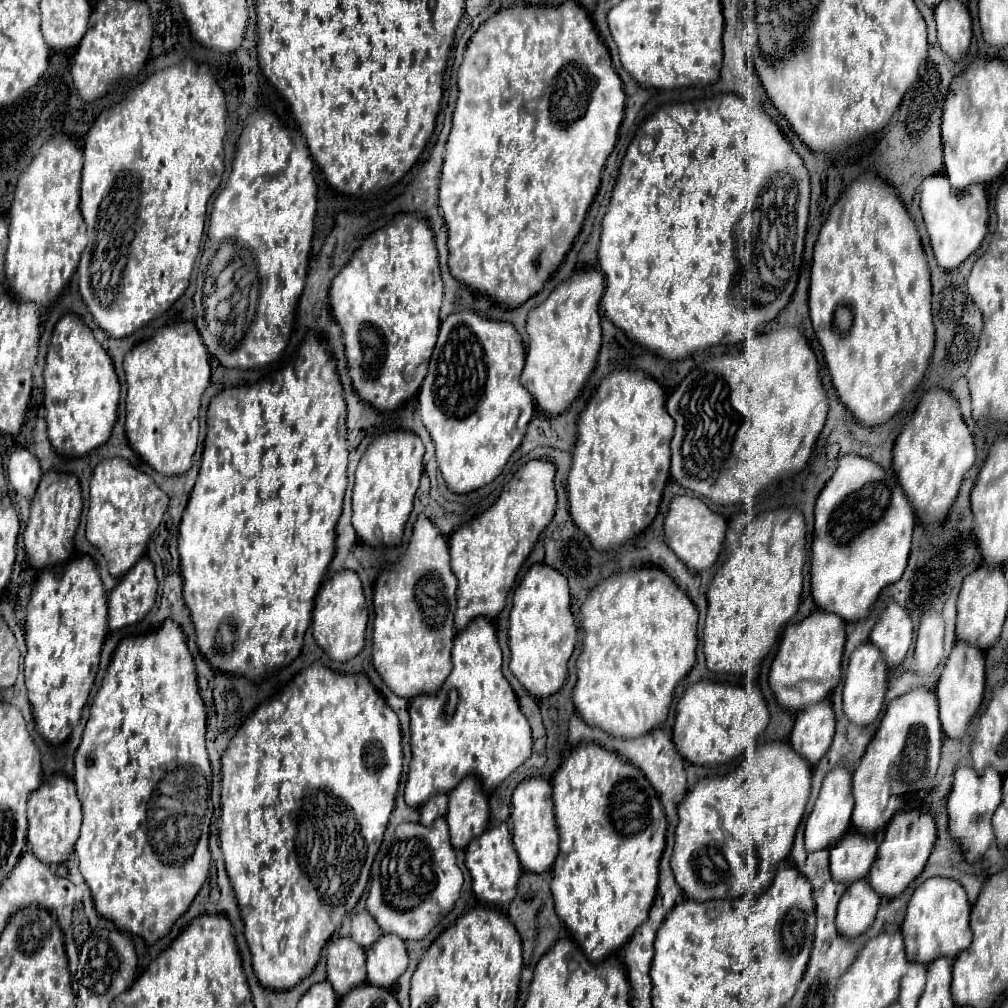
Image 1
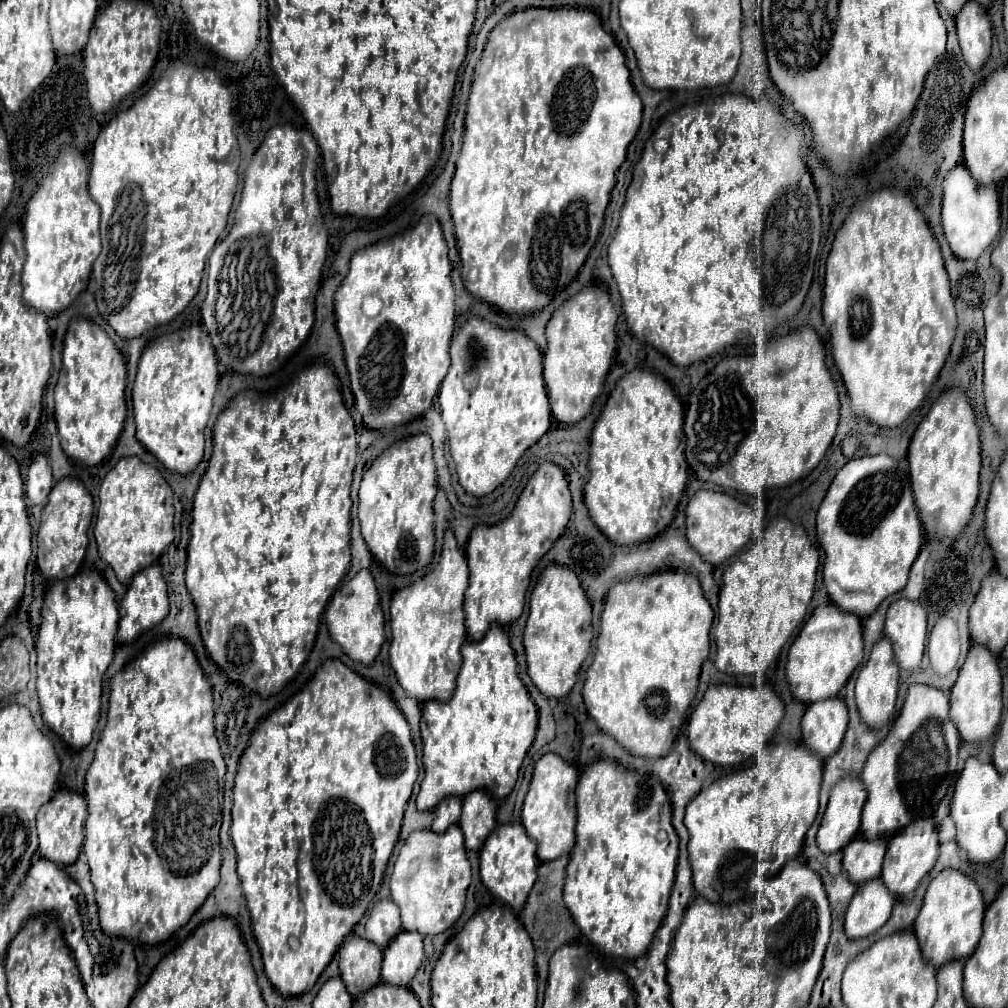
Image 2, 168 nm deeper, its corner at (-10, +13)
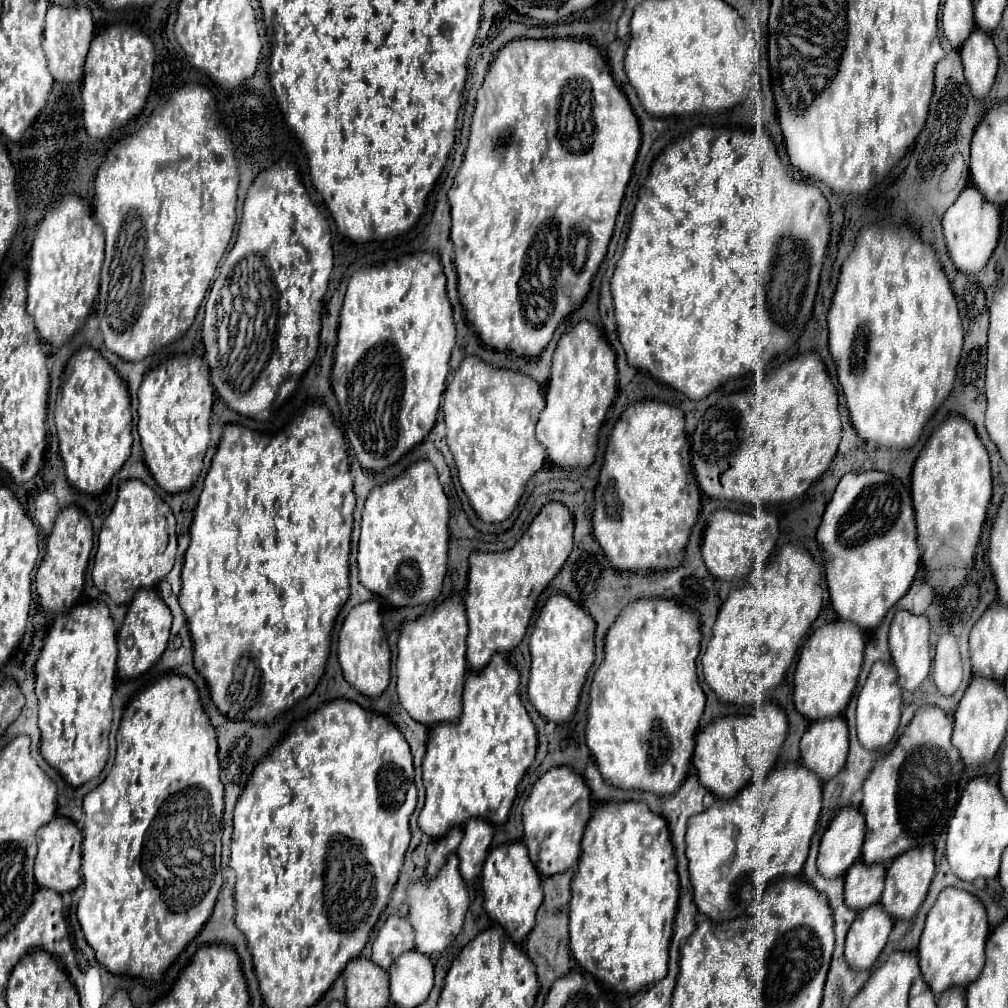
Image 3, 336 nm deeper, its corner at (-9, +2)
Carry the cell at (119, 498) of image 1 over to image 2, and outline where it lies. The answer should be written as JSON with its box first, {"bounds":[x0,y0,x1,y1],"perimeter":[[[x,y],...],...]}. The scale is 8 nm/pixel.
{"bounds":[95,457,173,585],"perimeter":[[[123,457],[103,479],[99,499],[101,505],[97,509],[97,525],[95,525],[99,555],[105,563],[109,563],[115,569],[119,581],[129,585],[131,577],[139,573],[139,569],[155,563],[165,551],[165,547],[173,541],[173,489],[153,465],[143,463],[139,457]]]}

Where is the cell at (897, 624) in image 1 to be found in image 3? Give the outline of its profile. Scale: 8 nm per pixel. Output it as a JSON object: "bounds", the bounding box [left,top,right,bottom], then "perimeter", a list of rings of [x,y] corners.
{"bounds":[890,610,932,690],"perimeter":[[[906,610],[896,612],[890,626],[890,652],[892,652],[892,664],[898,672],[898,684],[902,690],[916,690],[928,676],[932,666],[928,638],[930,638],[930,626],[926,616],[914,616]]]}

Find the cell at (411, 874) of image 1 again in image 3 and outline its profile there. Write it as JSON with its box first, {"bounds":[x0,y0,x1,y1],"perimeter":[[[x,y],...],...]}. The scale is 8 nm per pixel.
{"bounds":[408,854,468,956],"perimeter":[[[454,854],[448,858],[438,876],[428,884],[426,882],[428,882],[426,878],[418,878],[418,882],[408,886],[408,900],[410,900],[408,920],[414,924],[416,930],[416,950],[426,956],[434,956],[442,954],[460,934],[468,910],[468,890],[460,876],[458,858]]]}

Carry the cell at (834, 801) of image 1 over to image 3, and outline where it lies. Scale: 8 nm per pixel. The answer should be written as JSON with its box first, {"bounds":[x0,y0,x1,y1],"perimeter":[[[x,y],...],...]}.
{"bounds":[818,806,866,880],"perimeter":[[[854,806],[840,810],[822,836],[818,872],[830,880],[844,876],[850,864],[860,858],[864,836],[866,824],[862,812]]]}

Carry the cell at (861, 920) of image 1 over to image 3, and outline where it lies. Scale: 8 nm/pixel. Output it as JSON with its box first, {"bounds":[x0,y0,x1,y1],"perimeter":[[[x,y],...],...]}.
{"bounds":[844,904,894,970],"perimeter":[[[880,904],[866,908],[866,912],[858,912],[846,936],[844,956],[848,966],[852,970],[870,970],[884,950],[892,926],[894,920],[886,912],[882,912]]]}

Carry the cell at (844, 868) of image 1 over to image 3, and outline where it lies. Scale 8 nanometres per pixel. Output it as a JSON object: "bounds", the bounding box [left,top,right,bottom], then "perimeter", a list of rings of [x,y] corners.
{"bounds":[844,862,886,910],"perimeter":[[[856,862],[844,876],[846,880],[846,906],[854,910],[864,910],[880,902],[884,892],[884,876],[886,868],[882,864],[866,866],[864,862]]]}

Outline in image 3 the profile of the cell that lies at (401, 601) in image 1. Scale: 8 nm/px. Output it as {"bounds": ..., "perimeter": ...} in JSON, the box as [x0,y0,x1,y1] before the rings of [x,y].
{"bounds":[398,594,468,726],"perimeter":[[[454,594],[434,612],[416,622],[406,622],[398,638],[398,698],[412,720],[424,726],[458,722],[462,714],[462,688],[466,680],[466,636],[468,620],[462,596]]]}

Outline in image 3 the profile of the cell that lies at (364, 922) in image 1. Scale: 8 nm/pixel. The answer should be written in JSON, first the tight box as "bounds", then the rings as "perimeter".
{"bounds":[372,916,414,970],"perimeter":[[[388,916],[386,924],[380,928],[374,940],[374,954],[372,962],[380,968],[388,970],[392,962],[404,954],[414,950],[414,928],[404,916]]]}

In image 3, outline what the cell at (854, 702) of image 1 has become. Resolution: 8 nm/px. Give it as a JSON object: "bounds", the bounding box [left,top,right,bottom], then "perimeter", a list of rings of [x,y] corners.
{"bounds":[856,662,902,750],"perimeter":[[[878,662],[868,674],[866,684],[858,694],[858,710],[856,710],[856,724],[858,724],[858,740],[868,750],[880,750],[888,746],[900,726],[900,706],[902,706],[902,690],[898,688],[898,676],[890,662]]]}

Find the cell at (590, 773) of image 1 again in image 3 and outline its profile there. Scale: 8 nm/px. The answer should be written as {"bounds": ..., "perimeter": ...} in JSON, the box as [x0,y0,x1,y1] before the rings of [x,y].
{"bounds":[568,804,680,994],"perimeter":[[[598,804],[582,838],[580,866],[572,884],[570,900],[570,942],[568,950],[576,962],[594,974],[606,988],[614,992],[638,994],[656,984],[668,972],[668,946],[678,908],[680,880],[676,872],[676,856],[662,816],[650,812],[646,804]]]}

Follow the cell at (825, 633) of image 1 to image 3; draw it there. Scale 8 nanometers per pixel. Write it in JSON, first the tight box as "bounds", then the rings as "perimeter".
{"bounds":[794,620,864,722],"perimeter":[[[842,620],[824,624],[808,638],[794,674],[794,704],[802,716],[816,722],[844,714],[860,676],[864,644],[864,632],[856,624],[846,624]]]}

